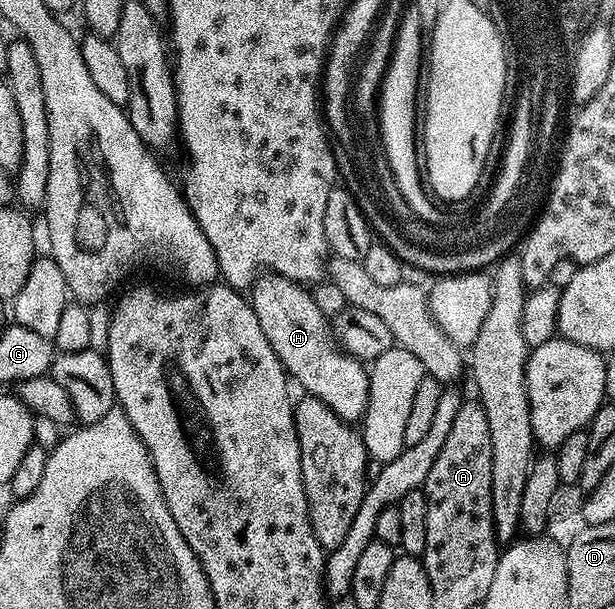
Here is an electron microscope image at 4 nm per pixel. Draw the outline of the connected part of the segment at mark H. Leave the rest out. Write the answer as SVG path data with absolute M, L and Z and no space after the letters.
M265 272L258 277L251 287L251 301L255 308L255 316L259 316L259 328L263 328L263 336L267 336L275 356L279 356L288 377L296 385L298 382L305 394L314 394L319 400L323 400L323 404L327 404L327 408L334 410L345 422L360 423L365 416L367 400L369 399L368 369L357 358L351 354L346 354L335 343L327 315L319 310L319 304L315 304L312 293L302 283L291 280L287 276Z

